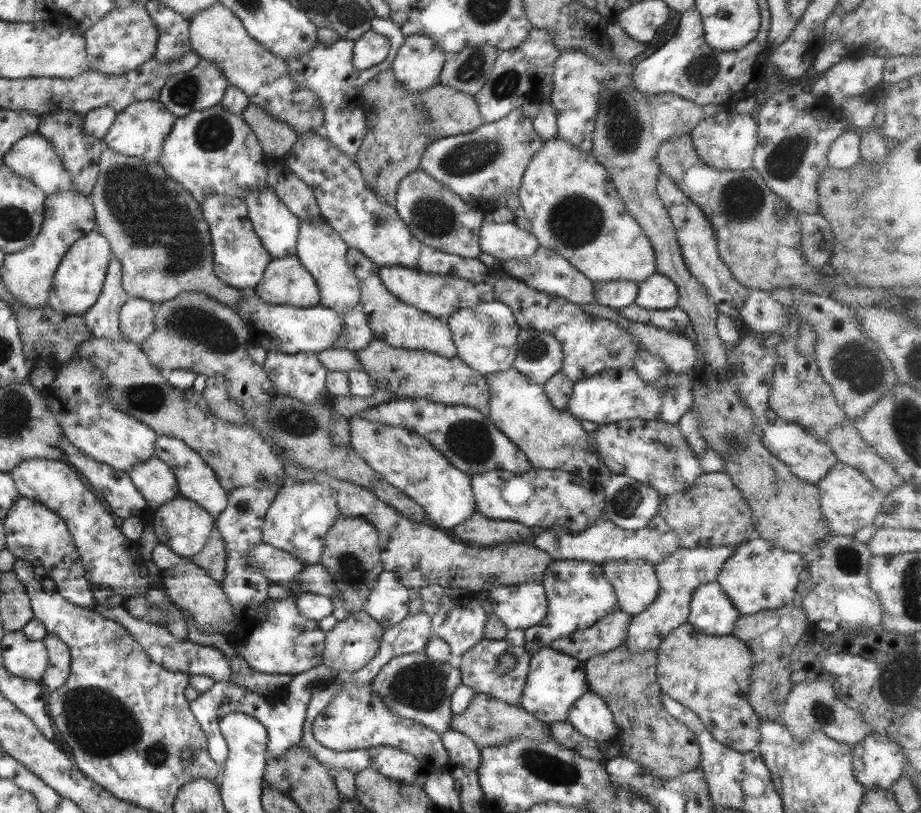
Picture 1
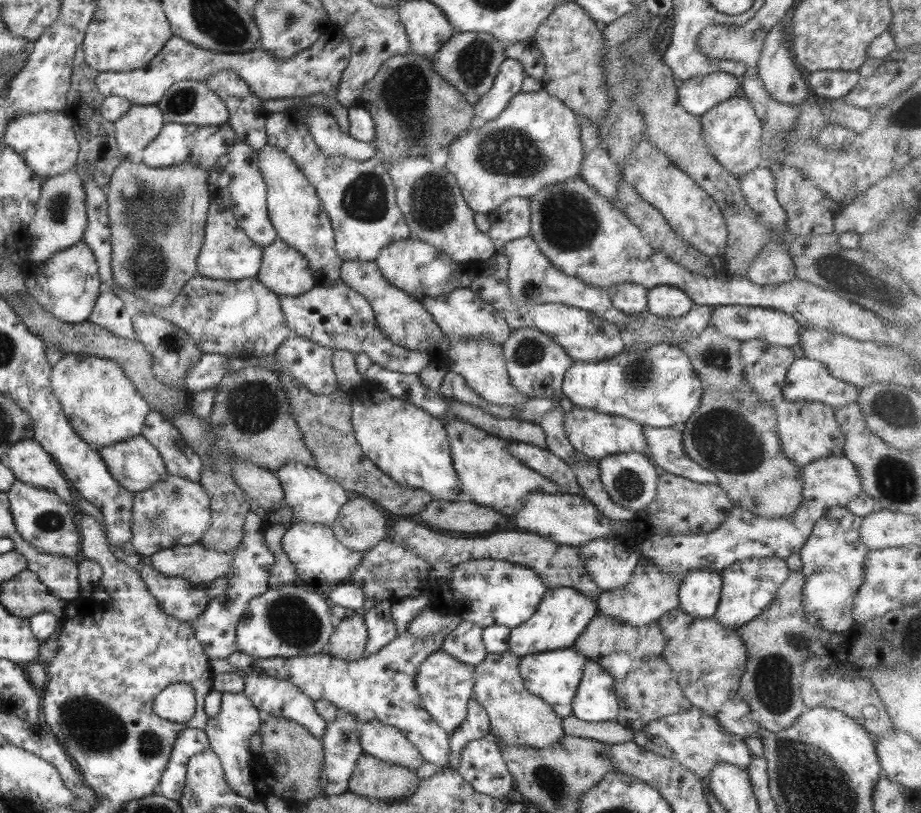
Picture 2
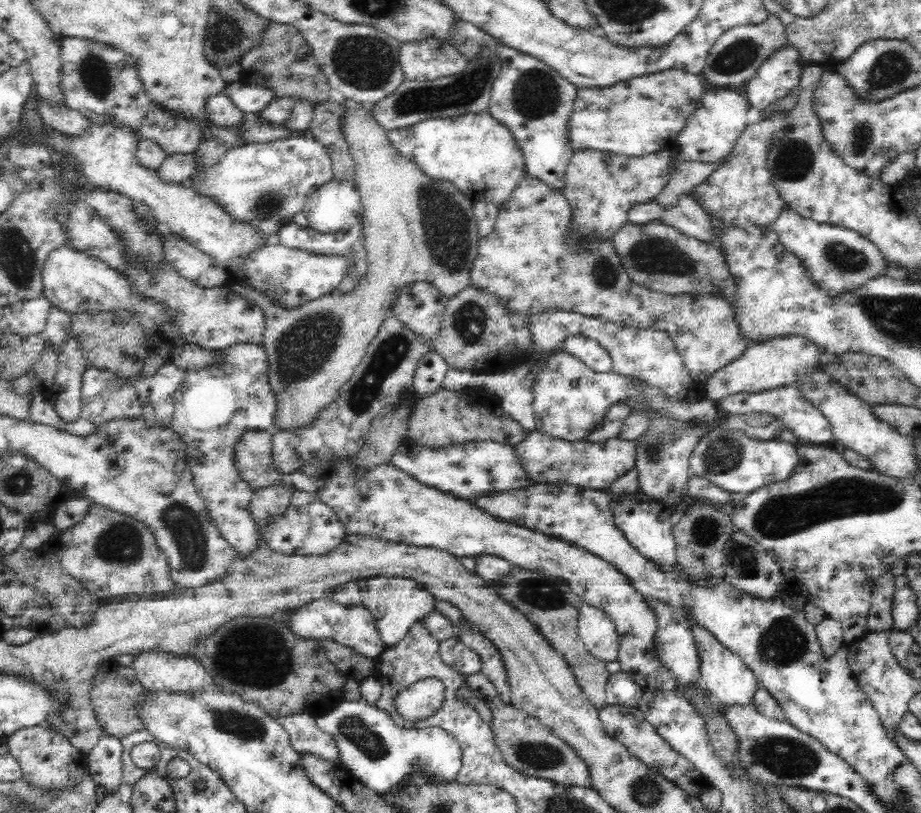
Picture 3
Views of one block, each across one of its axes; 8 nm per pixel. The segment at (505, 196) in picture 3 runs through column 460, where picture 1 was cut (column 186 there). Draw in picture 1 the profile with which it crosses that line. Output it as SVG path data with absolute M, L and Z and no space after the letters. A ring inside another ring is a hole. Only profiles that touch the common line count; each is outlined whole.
M220 104L189 112L176 117L171 132L163 141L156 162L166 176L180 184L189 196L201 204L208 196L239 198L242 201L252 191L253 186L266 186L266 176L270 165L265 164L266 155L250 126L239 115L227 112Z

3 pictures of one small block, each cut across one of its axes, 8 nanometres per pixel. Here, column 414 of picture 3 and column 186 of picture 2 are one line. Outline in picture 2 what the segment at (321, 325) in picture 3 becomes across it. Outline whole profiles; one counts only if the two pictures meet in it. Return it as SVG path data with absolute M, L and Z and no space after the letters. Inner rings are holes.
M129 158L121 159L119 164L115 166L113 172L110 174L106 189L106 215L108 218L108 227L110 228L110 245L111 245L111 260L110 267L114 283L125 289L125 292L131 292L133 296L139 298L141 302L153 306L153 308L165 308L169 306L177 294L181 292L181 287L186 280L193 278L196 275L196 260L199 254L204 238L204 226L209 206L211 194L208 192L208 171L205 167L199 167L197 164L181 163L175 166L151 168L142 162L131 163Z

